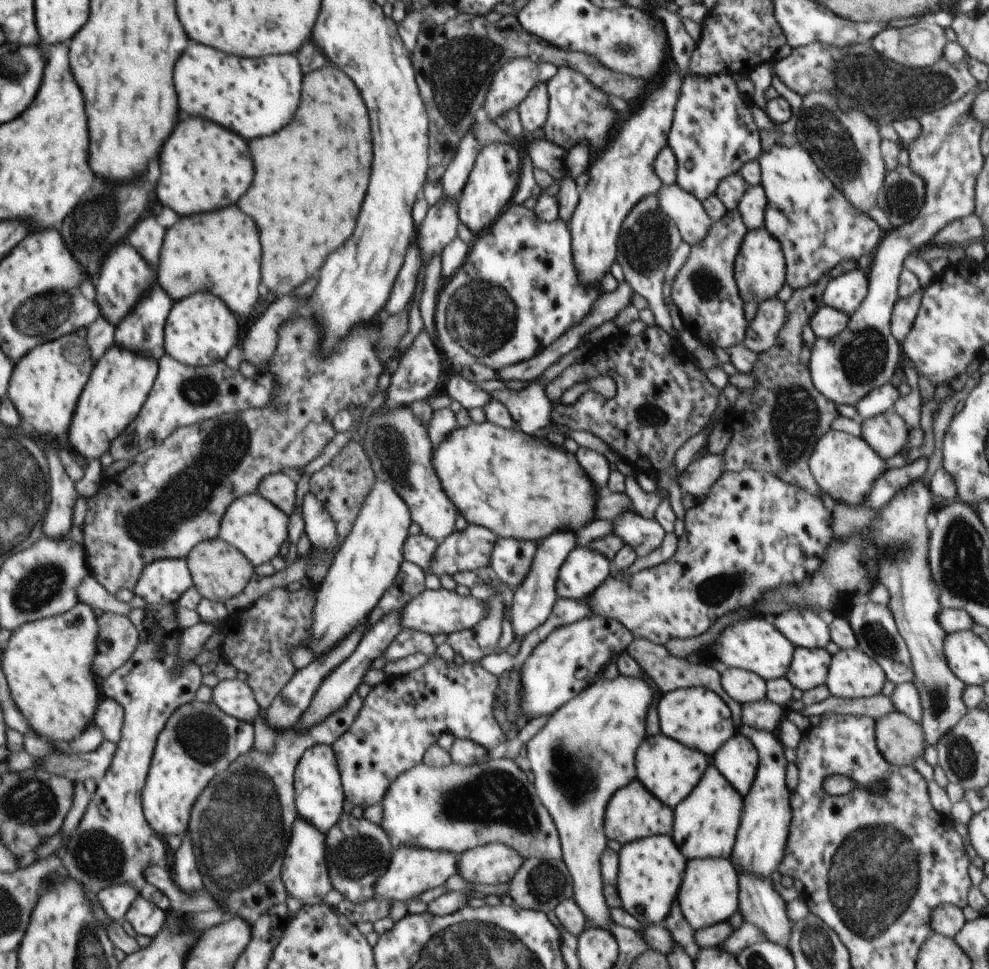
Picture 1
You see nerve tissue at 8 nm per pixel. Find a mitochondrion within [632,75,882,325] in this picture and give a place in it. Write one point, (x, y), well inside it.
(835, 144)

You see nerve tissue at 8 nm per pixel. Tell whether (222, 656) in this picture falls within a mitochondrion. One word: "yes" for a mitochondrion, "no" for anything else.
no

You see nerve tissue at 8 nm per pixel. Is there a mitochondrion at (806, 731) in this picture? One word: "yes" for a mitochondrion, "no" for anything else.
no

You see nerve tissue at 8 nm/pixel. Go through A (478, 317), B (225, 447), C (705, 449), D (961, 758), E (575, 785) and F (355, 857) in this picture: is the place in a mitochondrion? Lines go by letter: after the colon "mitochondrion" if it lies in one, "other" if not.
A: mitochondrion
B: mitochondrion
C: other
D: mitochondrion
E: mitochondrion
F: mitochondrion

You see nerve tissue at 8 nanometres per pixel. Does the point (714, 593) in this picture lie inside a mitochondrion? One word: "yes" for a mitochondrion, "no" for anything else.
yes

